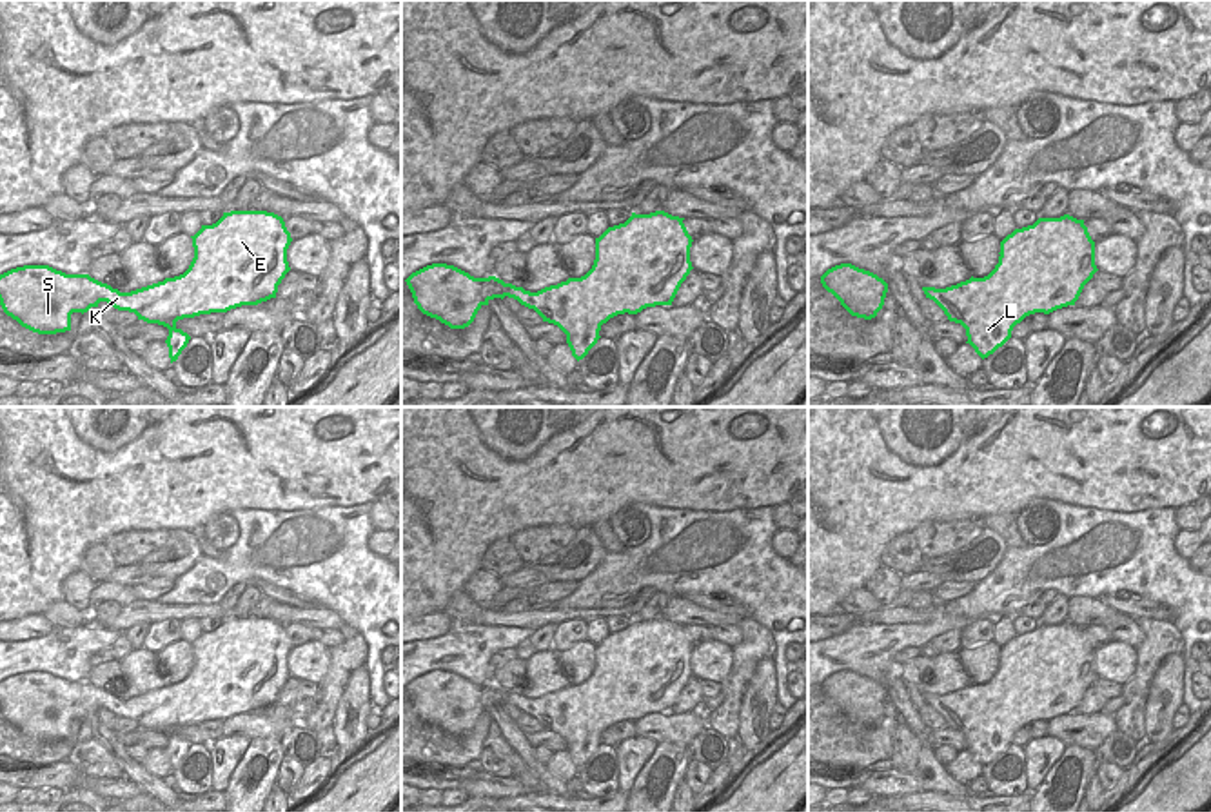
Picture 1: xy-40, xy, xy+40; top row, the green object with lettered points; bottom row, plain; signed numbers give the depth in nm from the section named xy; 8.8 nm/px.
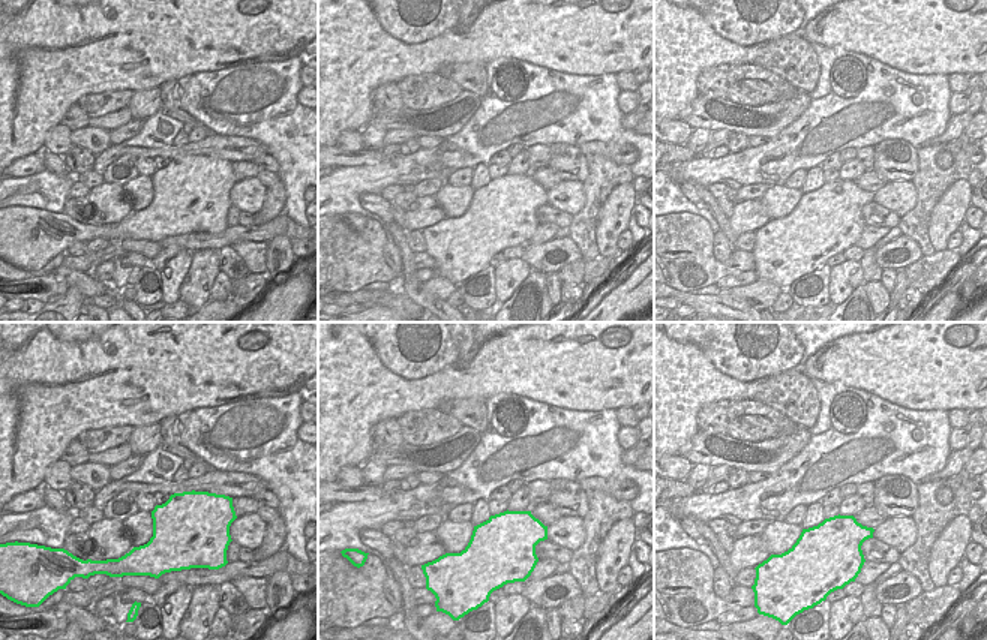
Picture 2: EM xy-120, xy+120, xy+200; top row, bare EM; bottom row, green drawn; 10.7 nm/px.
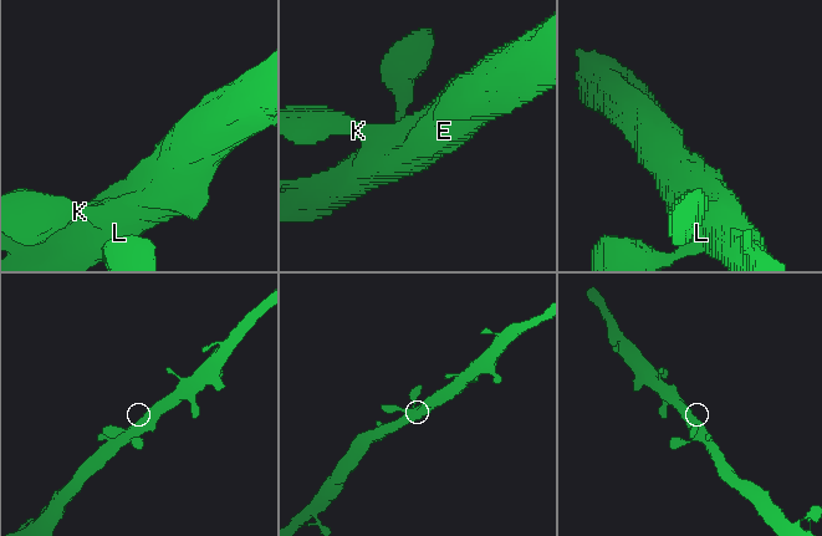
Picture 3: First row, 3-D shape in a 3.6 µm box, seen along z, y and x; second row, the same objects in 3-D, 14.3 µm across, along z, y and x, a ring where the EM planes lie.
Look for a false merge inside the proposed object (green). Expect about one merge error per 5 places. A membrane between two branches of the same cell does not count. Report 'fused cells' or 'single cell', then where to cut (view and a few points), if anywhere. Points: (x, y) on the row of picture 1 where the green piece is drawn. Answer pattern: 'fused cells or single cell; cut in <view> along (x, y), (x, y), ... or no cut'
single cell; no cut

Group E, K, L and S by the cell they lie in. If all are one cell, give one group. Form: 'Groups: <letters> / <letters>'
Groups: E K L S.

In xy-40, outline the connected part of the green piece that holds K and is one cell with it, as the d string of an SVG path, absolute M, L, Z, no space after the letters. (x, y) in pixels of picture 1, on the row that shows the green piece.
M231 211L212 225L191 236L194 258L189 269L174 278L120 292L89 274L65 274L49 265L24 265L0 274L0 305L7 316L22 327L38 334L56 334L71 331L71 314L87 312L100 302L111 303L118 311L129 311L147 323L169 329L165 340L171 363L178 360L191 336L176 327L178 320L211 312L227 312L241 305L258 305L276 298L278 285L290 271L287 249L292 242L281 216L267 211Z

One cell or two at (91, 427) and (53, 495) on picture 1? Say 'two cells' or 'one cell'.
two cells

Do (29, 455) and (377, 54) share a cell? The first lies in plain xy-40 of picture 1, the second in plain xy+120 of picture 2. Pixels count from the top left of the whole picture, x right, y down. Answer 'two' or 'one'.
one

